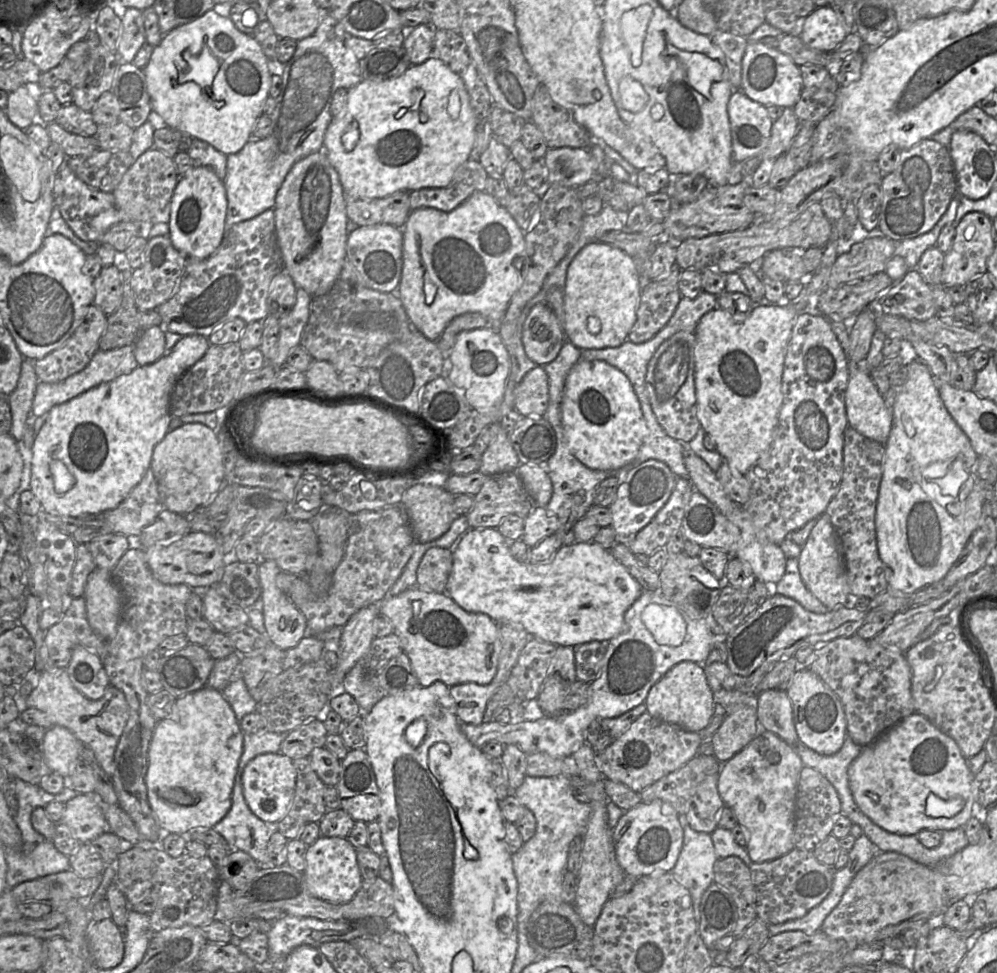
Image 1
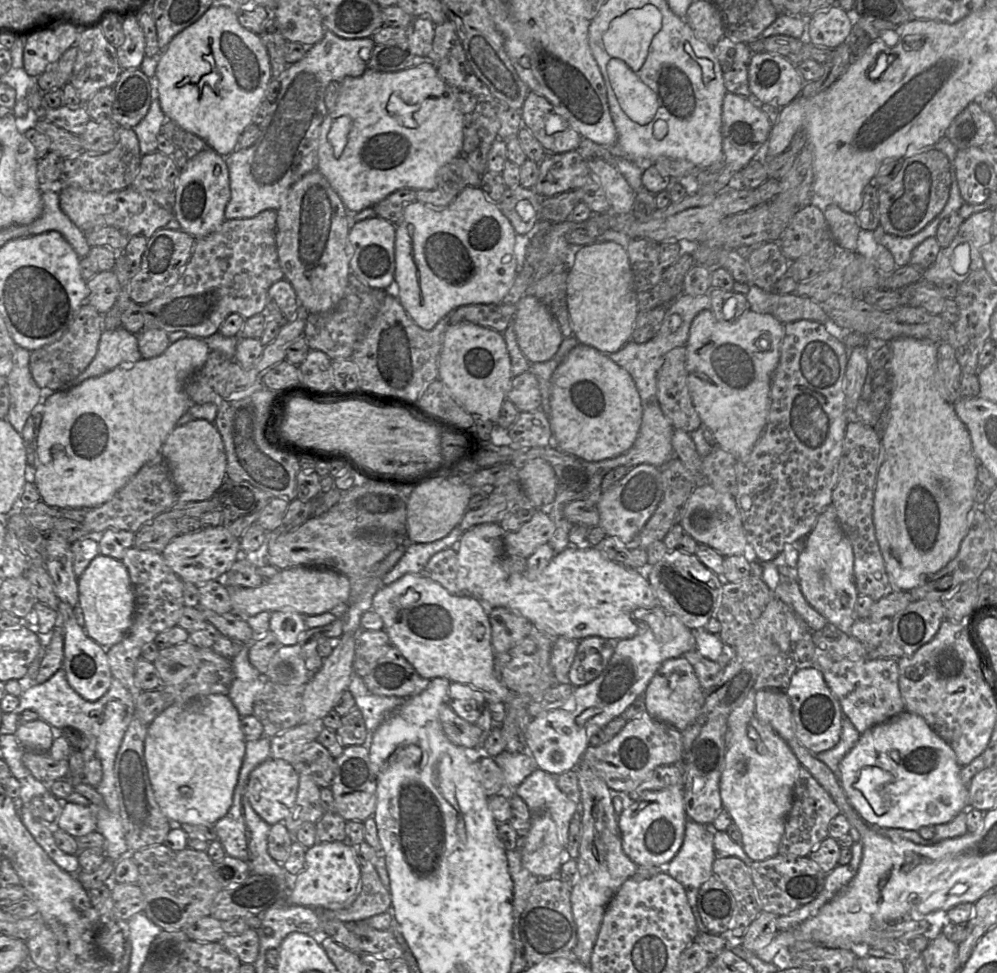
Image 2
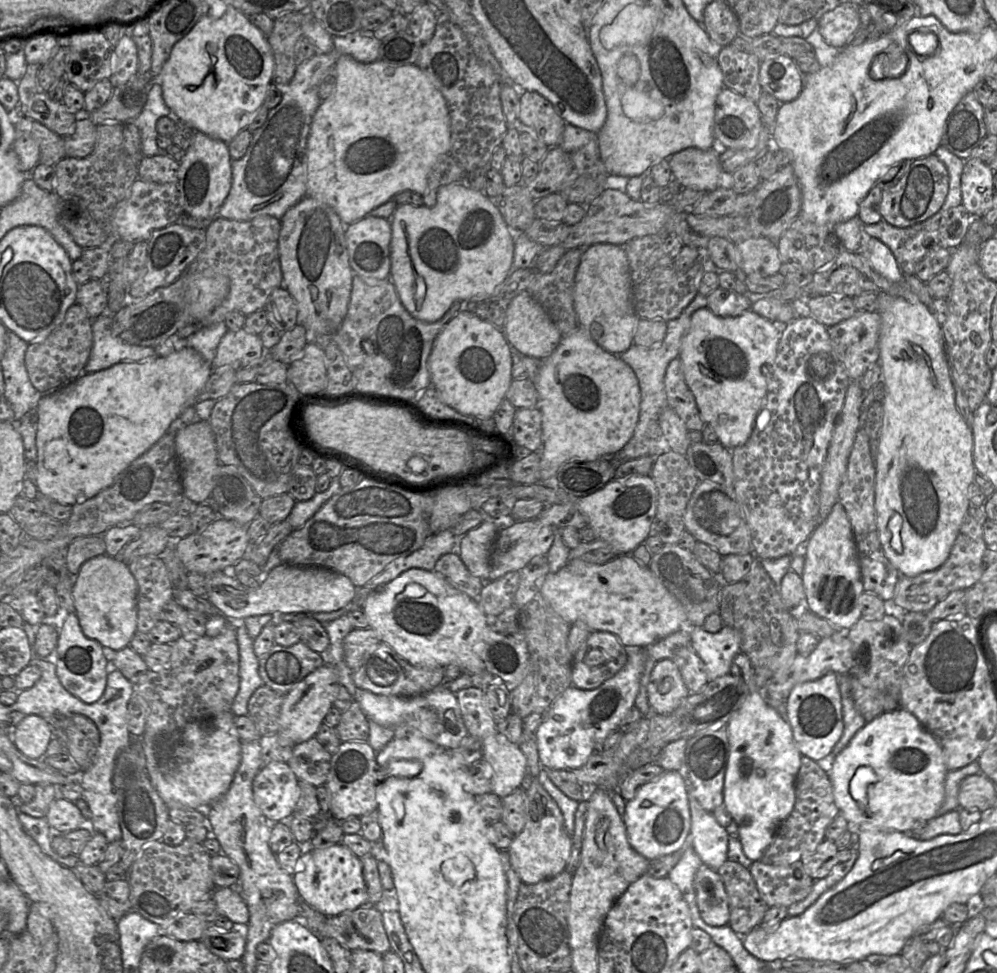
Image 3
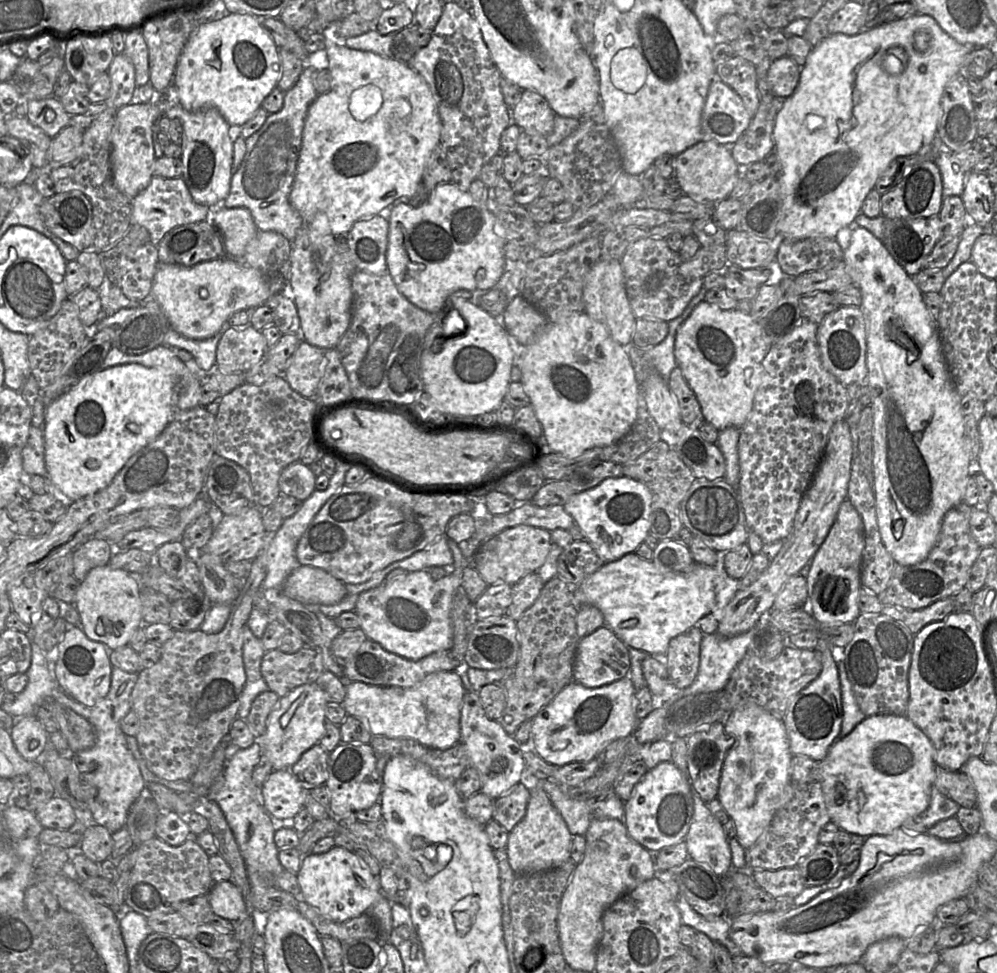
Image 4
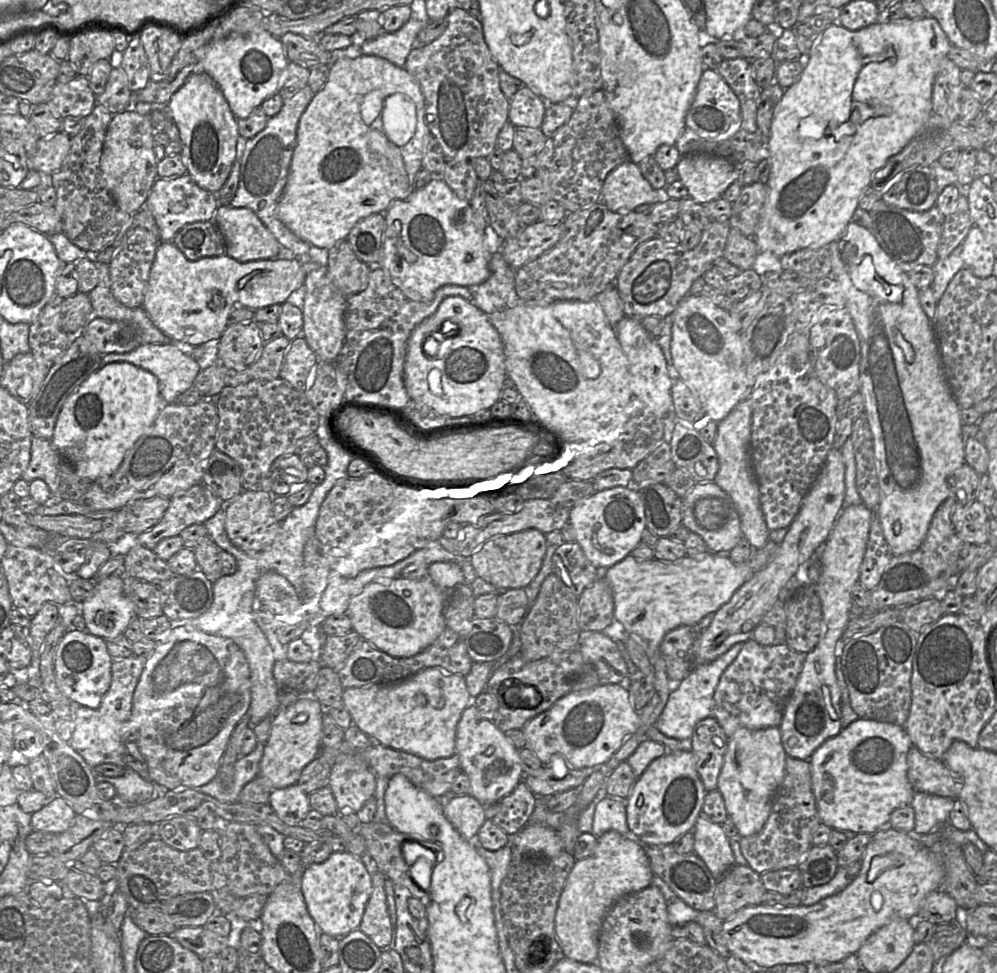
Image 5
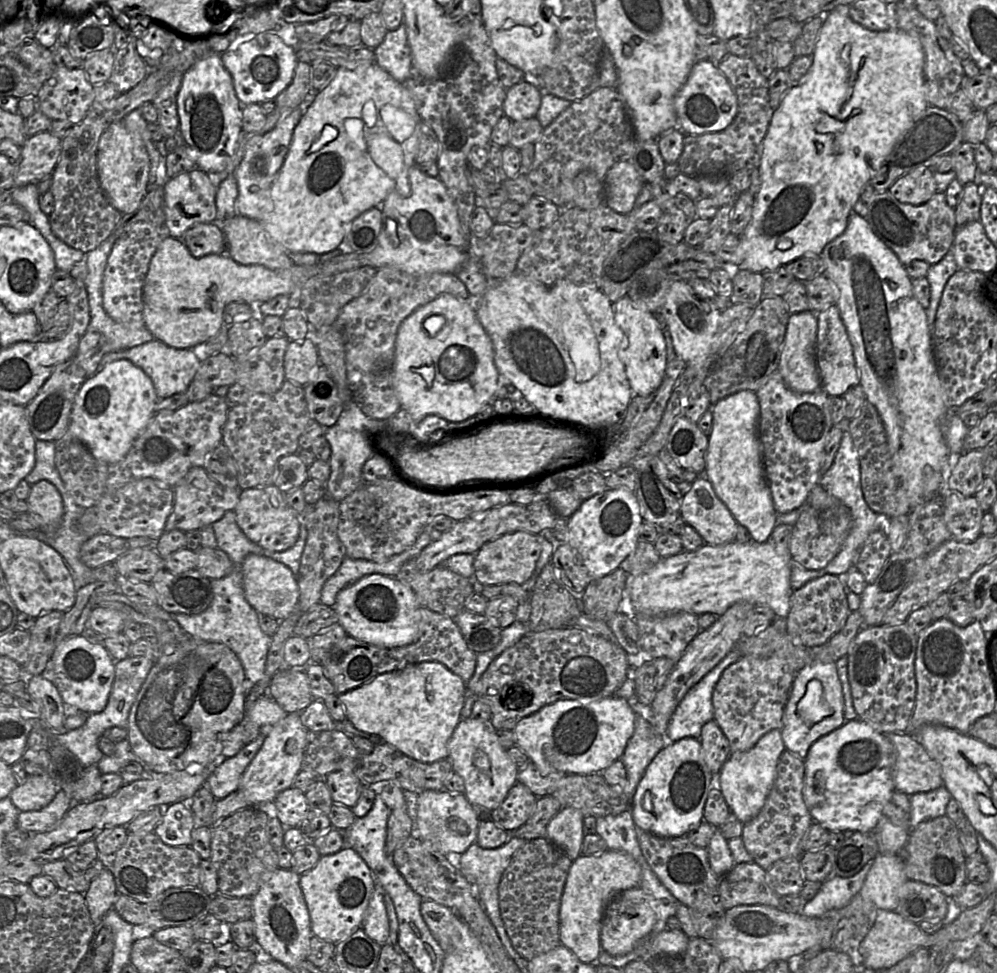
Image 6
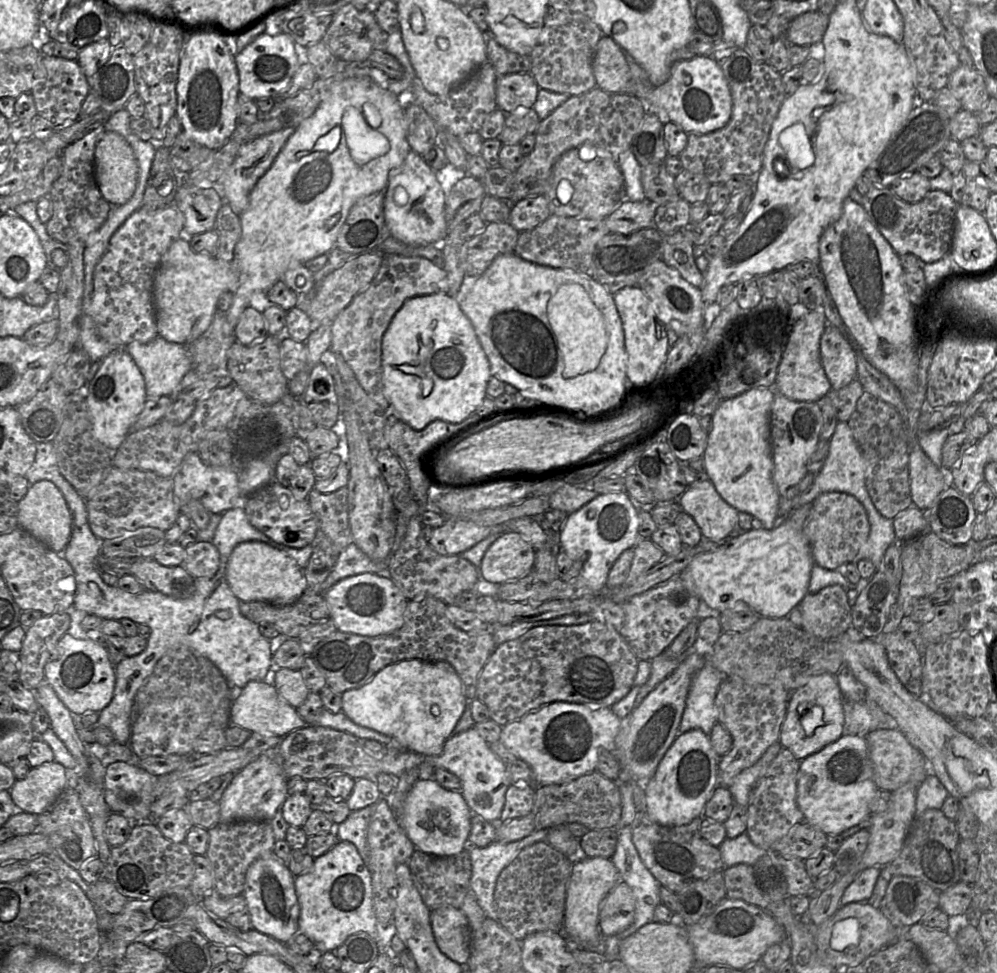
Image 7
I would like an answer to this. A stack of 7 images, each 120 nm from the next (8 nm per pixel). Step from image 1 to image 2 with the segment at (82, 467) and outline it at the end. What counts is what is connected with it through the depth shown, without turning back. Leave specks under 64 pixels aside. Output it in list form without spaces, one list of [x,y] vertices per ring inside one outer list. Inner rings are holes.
[[[187,336],[170,345],[159,356],[150,359],[140,359],[135,363],[123,363],[111,371],[84,380],[76,386],[66,386],[55,392],[45,393],[41,401],[42,421],[36,437],[36,472],[34,484],[40,494],[41,501],[57,509],[83,508],[90,509],[104,504],[114,497],[127,482],[155,456],[161,453],[161,448],[167,436],[176,427],[177,421],[194,405],[185,392],[186,380],[206,362],[210,349],[205,340]]]

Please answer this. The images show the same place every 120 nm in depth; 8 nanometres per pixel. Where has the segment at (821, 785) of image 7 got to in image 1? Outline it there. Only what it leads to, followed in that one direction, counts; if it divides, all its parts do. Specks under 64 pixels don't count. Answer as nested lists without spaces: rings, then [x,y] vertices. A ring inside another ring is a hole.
[[[917,712],[905,717],[870,745],[863,747],[848,769],[850,790],[860,810],[884,830],[898,835],[964,827],[972,817],[974,776],[956,742]]]

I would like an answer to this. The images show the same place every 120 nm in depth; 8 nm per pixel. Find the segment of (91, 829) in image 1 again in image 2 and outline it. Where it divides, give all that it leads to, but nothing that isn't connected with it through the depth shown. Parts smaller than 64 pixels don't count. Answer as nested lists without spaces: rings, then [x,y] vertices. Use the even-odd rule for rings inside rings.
[[[63,802],[62,811],[55,823],[73,837],[86,835],[96,830],[94,808],[72,802]]]

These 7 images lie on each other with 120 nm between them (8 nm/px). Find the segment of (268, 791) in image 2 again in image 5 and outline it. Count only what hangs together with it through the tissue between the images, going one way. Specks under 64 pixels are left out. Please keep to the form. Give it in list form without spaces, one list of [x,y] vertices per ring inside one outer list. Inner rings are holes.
[[[297,783],[285,788],[272,789],[268,804],[276,815],[289,825],[299,825],[311,809],[309,795]]]

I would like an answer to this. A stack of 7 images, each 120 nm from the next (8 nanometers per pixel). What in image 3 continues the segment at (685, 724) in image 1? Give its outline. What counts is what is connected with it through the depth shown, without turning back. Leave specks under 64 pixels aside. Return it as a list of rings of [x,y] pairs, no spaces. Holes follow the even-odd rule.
[[[672,659],[655,663],[647,686],[649,705],[655,713],[665,715],[673,712],[689,694]]]

